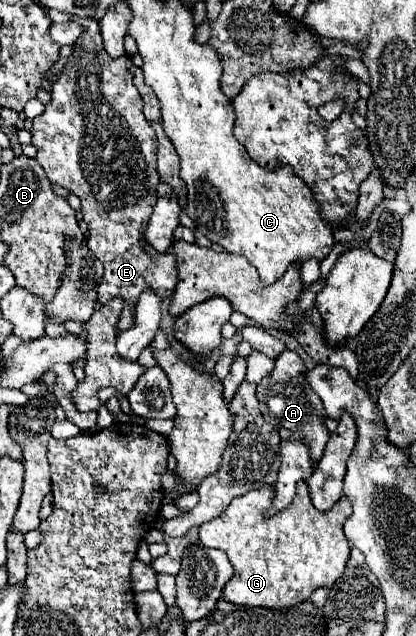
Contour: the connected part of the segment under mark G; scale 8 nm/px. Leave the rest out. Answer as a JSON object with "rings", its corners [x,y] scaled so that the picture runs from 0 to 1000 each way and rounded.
{"rings":[[[716,759],[712,788],[659,813],[635,813],[659,781],[659,766],[601,772],[553,791],[534,813],[481,825],[481,857],[529,863],[563,888],[563,907],[534,926],[538,945],[587,954],[692,958],[736,945],[764,923],[793,923],[827,901],[841,876],[837,847],[822,838],[827,819],[846,810],[841,791],[822,781],[793,803],[750,797],[740,763]]]}

